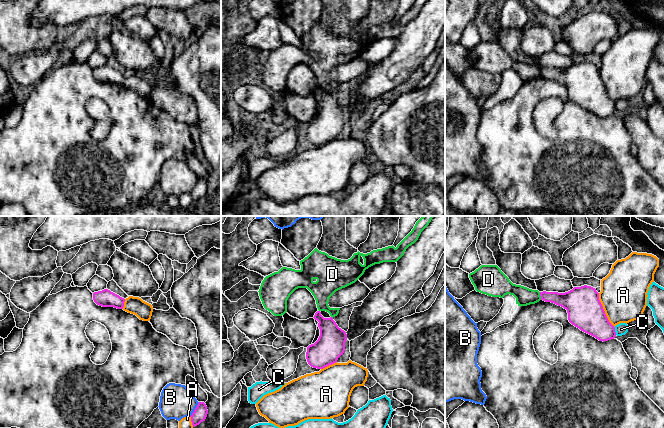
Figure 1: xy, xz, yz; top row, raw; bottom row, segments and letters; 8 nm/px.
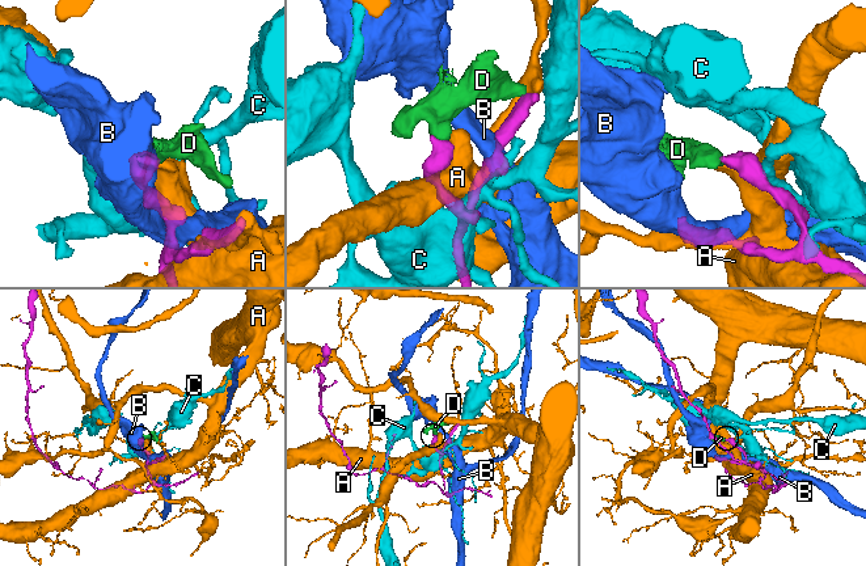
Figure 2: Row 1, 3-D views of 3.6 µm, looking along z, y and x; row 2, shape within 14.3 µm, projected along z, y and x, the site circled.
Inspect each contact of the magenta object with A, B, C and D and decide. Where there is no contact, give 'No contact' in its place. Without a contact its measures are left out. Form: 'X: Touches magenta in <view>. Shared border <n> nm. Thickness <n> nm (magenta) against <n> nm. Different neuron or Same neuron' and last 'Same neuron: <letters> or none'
A: Touches magenta in yz. Shared border 300 nm. Thickness 280 nm (magenta) against 380 nm. Different neuron
B: Touches magenta in xy. Shared border 140 nm. Thickness 120 nm (magenta) against 280 nm. Different neuron
C: Touches magenta in yz. Shared border 70 nm. Thickness 260 nm (magenta) against 100 nm. Different neuron
D: Touches magenta in yz. Shared border 70 nm. Thickness 150 nm (magenta) against 150 nm. Different neuron
Same neuron: none

